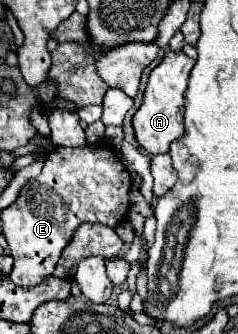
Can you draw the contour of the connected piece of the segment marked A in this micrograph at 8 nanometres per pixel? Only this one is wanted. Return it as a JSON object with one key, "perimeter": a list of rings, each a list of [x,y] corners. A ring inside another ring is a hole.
{"perimeter":[[[166,51],[162,63],[154,67],[150,73],[150,79],[144,91],[144,101],[132,119],[136,139],[150,155],[166,153],[170,143],[184,135],[184,121],[182,121],[184,91],[188,87],[188,77],[192,67],[194,67],[194,59],[190,59],[184,51]]]}

